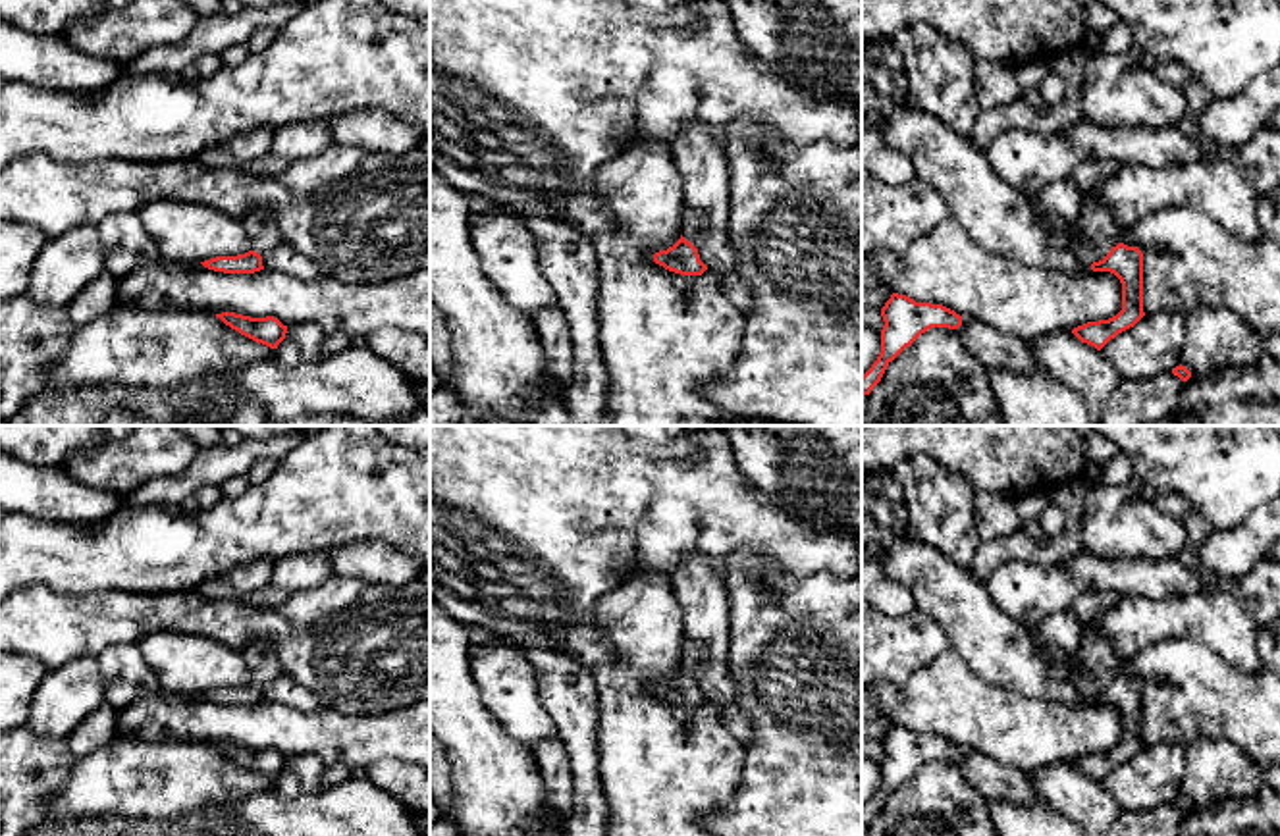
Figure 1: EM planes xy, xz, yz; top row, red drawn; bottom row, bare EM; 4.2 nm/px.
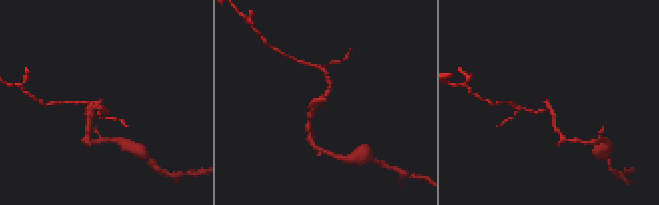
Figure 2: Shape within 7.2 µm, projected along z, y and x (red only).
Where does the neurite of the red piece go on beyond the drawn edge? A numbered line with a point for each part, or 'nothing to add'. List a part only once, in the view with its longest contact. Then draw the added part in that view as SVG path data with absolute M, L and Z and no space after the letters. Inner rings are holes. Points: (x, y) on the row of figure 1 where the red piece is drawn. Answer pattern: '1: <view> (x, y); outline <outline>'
1: yz (1101, 234); outline M1091 189L1081 193L1078 220L1083 241L1076 248L1076 256L1085 266L1103 260L1110 248L1122 243L1130 233L1130 229L1114 223L1110 210L1105 206L1103 198L1091 193Z

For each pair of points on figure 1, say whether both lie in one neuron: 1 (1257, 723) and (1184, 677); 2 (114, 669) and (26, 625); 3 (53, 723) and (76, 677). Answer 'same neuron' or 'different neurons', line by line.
1: same neuron
2: different neurons
3: same neuron

